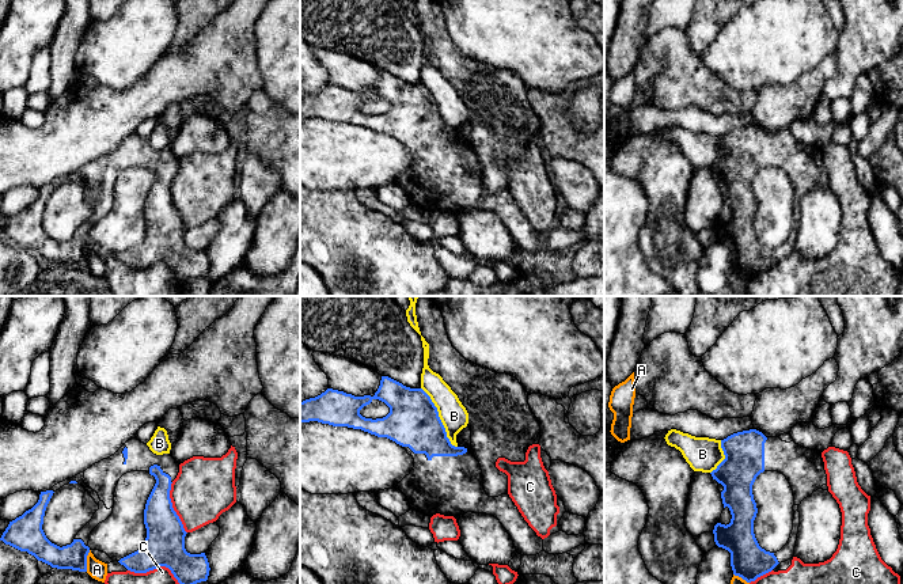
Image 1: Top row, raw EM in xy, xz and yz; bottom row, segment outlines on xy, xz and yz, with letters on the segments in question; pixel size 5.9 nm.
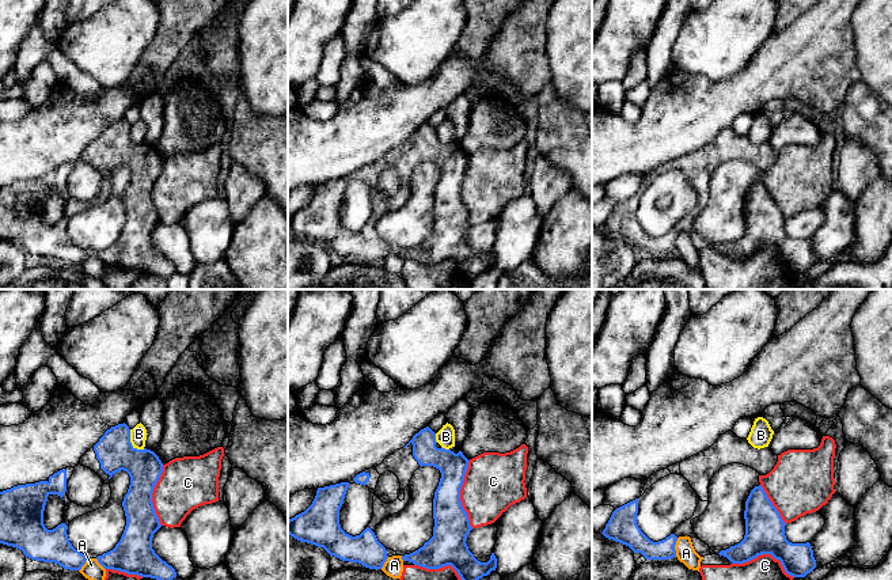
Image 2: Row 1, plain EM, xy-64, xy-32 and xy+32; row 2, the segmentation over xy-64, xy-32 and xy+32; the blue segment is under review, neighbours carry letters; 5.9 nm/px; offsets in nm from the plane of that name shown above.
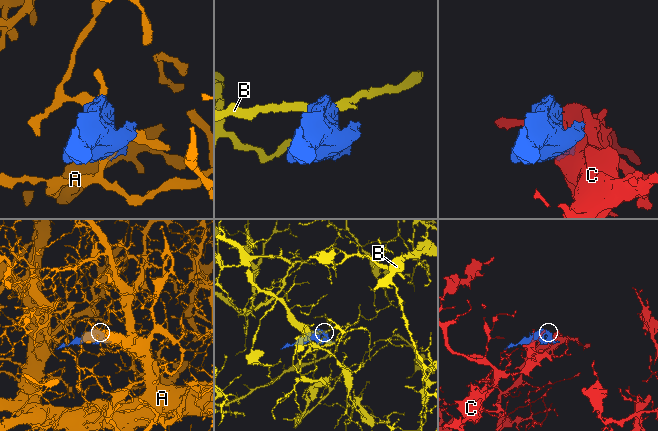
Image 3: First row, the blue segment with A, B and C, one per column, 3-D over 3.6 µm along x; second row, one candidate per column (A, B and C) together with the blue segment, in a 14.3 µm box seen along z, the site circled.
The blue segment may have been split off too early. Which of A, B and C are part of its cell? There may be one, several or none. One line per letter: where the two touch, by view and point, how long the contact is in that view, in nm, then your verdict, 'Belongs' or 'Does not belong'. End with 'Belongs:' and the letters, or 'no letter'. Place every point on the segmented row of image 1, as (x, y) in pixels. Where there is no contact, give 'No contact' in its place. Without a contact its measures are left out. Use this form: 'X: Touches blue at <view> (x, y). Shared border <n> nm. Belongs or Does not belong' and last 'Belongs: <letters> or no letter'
A: Touches blue at xy (86, 561). Shared border 130 nm. Does not belong
B: Touches blue at xz (439, 418). Shared border 420 nm. Does not belong
C: Touches blue at xy (155, 568). Shared border 320 nm. Does not belong
Belongs: no letter

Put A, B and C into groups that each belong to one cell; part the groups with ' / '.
A / B / C

